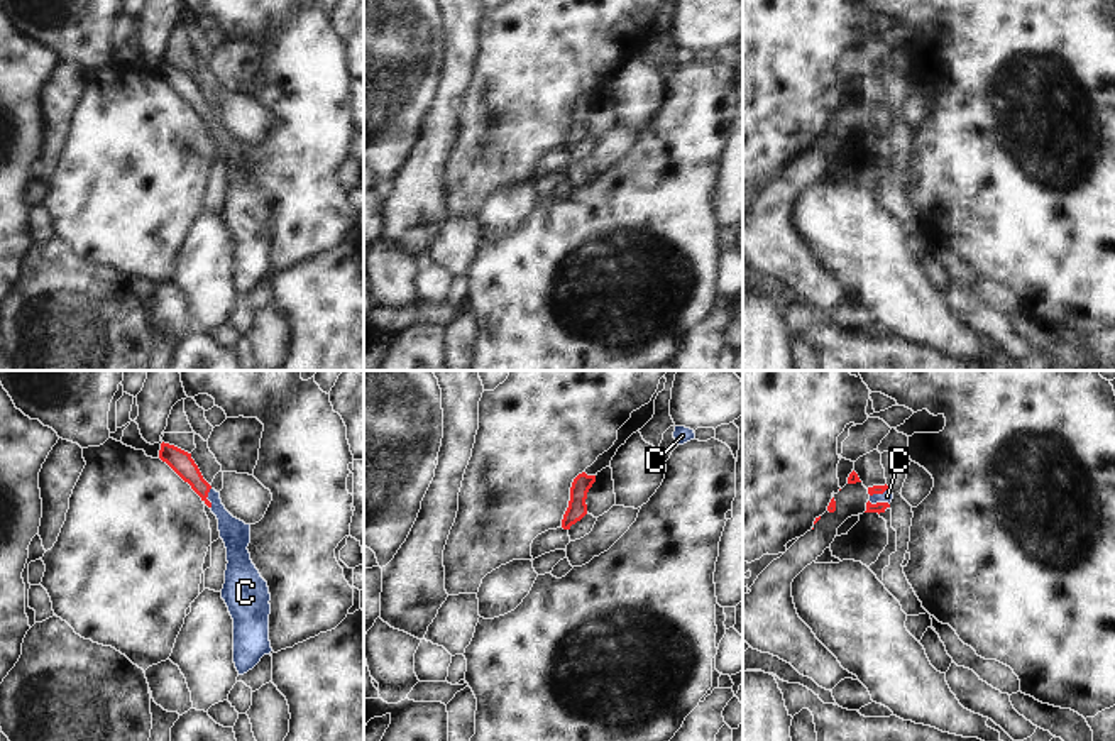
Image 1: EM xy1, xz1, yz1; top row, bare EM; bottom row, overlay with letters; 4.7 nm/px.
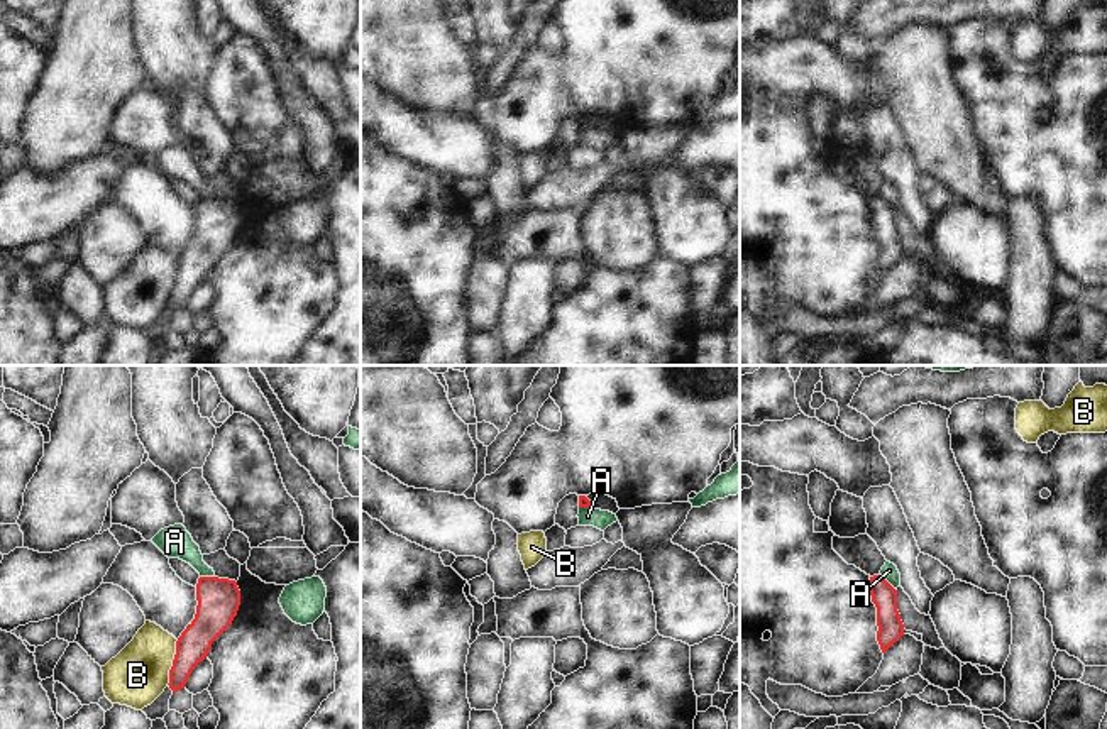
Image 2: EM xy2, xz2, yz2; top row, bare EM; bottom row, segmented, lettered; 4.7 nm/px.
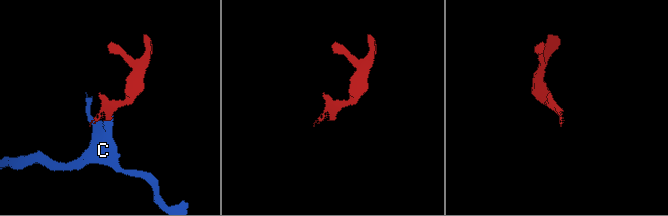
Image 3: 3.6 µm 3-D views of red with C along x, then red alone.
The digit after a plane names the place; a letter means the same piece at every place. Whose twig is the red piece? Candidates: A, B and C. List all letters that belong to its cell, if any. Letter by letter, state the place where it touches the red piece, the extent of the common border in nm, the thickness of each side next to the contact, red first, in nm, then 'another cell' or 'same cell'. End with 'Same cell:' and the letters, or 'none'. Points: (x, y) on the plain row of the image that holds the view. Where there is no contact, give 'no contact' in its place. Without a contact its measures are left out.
A: contact xy2 (207, 198); length 70 nm; calibres 200 and 160 nm; another cell
B: contact xy2 (173, 283); length 220 nm; calibres 160 and 280 nm; another cell
C: contact yz1 (878, 124); length 110 nm; calibres 50 and 60 nm; same cell
Same cell: C

